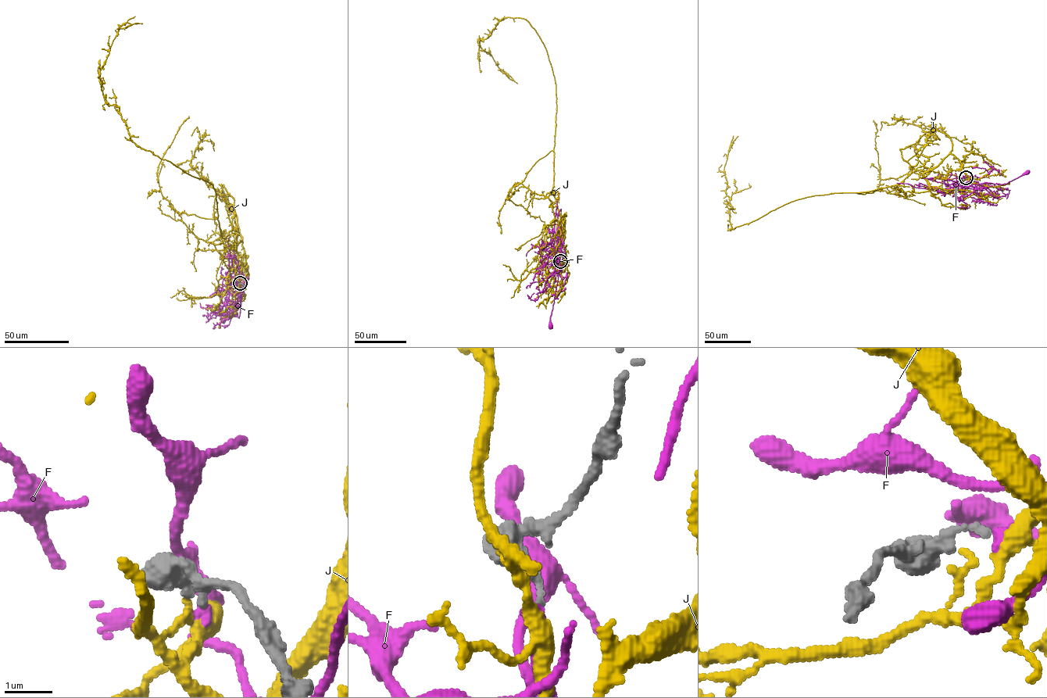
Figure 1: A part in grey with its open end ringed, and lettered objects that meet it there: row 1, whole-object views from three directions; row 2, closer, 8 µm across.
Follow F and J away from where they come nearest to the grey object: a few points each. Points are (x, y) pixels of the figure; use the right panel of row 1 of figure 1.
F: (967, 177), (971, 177), (970, 185), (981, 189), (983, 187), (980, 184), (1006, 184), (1026, 172)
J: (966, 177), (949, 154), (899, 184), (798, 199), (730, 230), (723, 168), (737, 136)

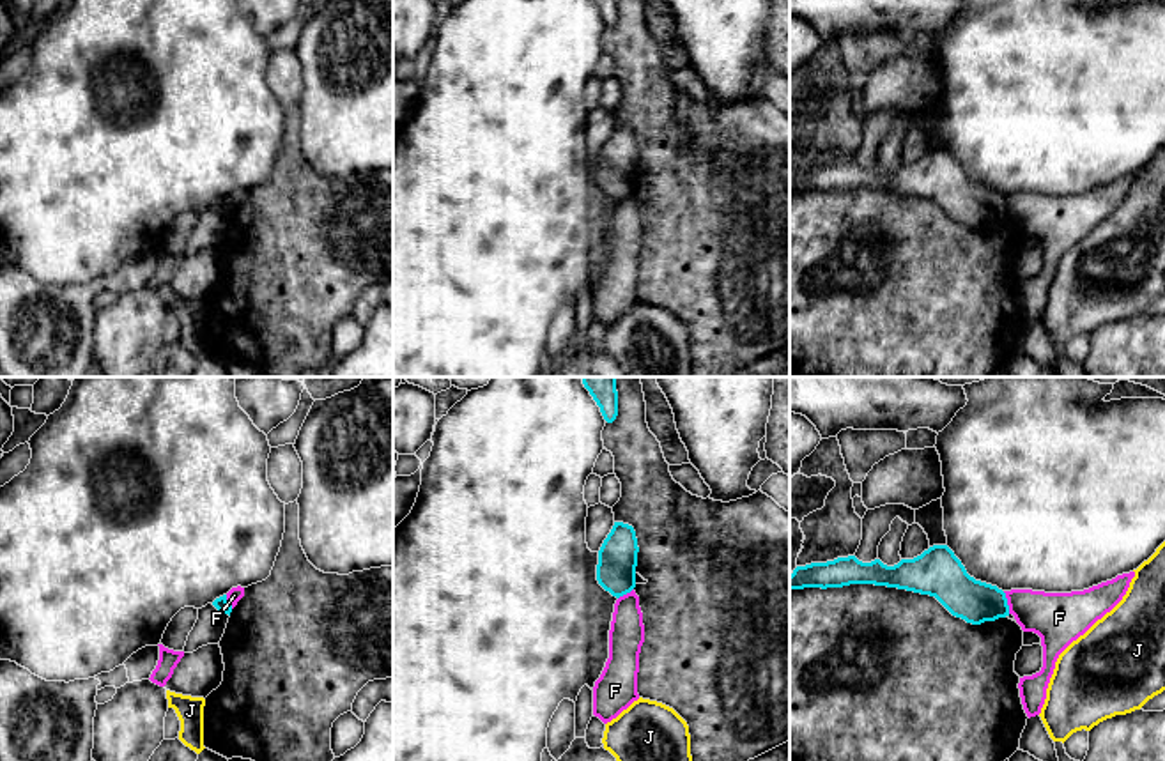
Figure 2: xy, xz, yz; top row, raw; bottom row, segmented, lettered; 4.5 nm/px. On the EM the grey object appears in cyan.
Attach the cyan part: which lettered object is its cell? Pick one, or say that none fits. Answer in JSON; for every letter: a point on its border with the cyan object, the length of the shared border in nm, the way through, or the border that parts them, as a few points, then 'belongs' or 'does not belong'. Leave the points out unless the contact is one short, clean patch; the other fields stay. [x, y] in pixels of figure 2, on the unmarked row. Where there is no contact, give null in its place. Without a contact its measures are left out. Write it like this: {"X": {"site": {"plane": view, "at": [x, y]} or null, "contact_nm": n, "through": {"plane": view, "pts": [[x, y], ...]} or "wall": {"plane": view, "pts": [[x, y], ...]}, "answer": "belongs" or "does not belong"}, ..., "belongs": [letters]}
{"F": {"site": {"plane": "yz", "at": [1006, 206]}, "contact_nm": 110, "wall": {"plane": "yz", "pts": [[1002, 195], [1010, 216]]}, "answer": "does not belong"}, "J": {"site": null, "answer": "does not belong"}, "belongs": []}

